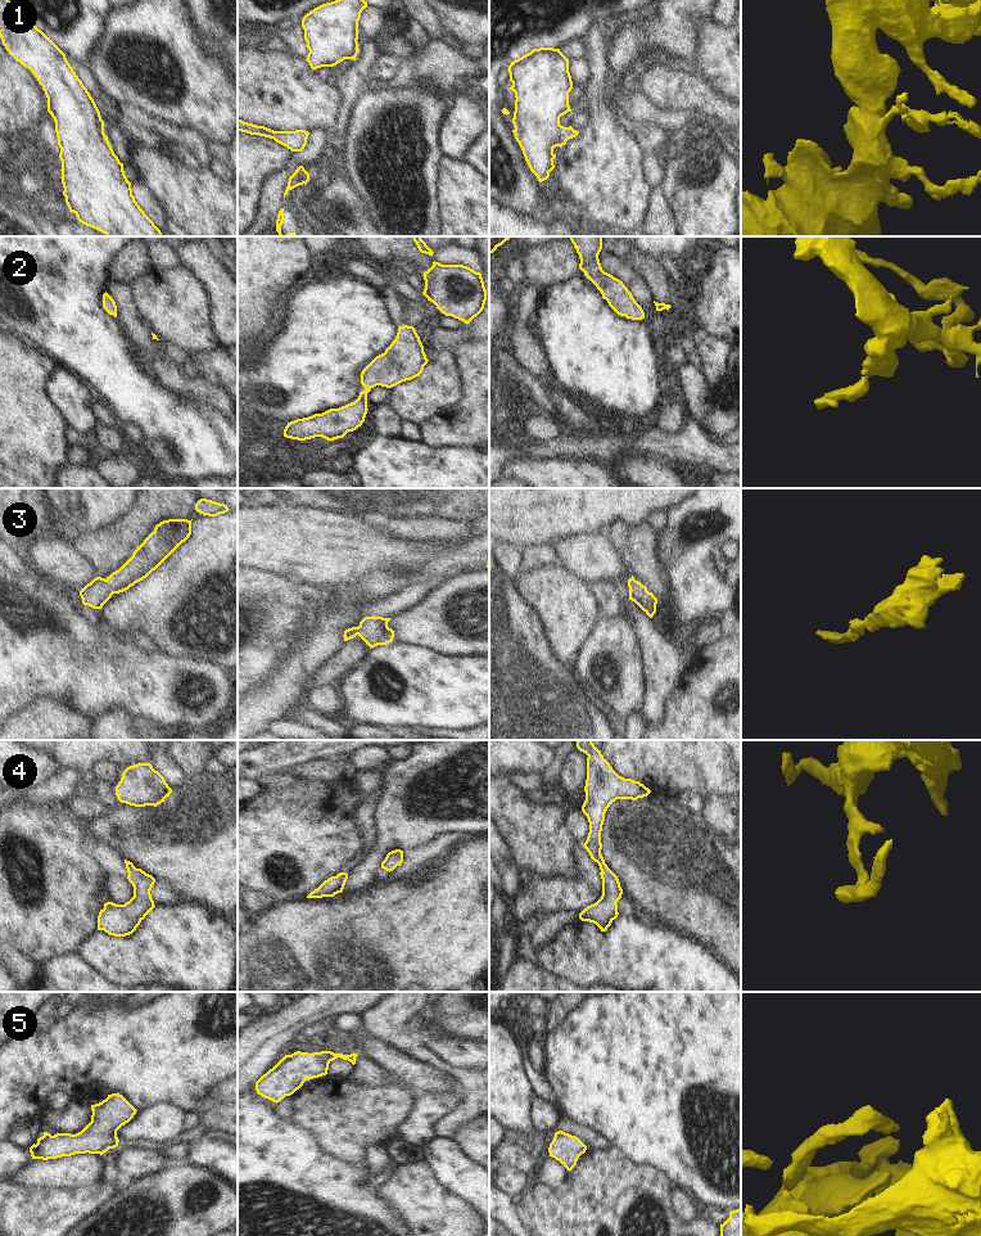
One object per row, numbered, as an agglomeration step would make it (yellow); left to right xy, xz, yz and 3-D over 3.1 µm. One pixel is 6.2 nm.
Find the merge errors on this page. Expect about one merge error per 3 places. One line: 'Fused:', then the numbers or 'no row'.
Fused: no row

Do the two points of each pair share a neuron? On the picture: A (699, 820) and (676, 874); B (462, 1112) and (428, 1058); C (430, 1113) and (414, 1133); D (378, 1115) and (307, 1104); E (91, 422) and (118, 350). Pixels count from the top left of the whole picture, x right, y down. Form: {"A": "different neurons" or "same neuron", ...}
{"A": "different neurons", "B": "same neuron", "C": "same neuron", "D": "same neuron", "E": "different neurons"}

